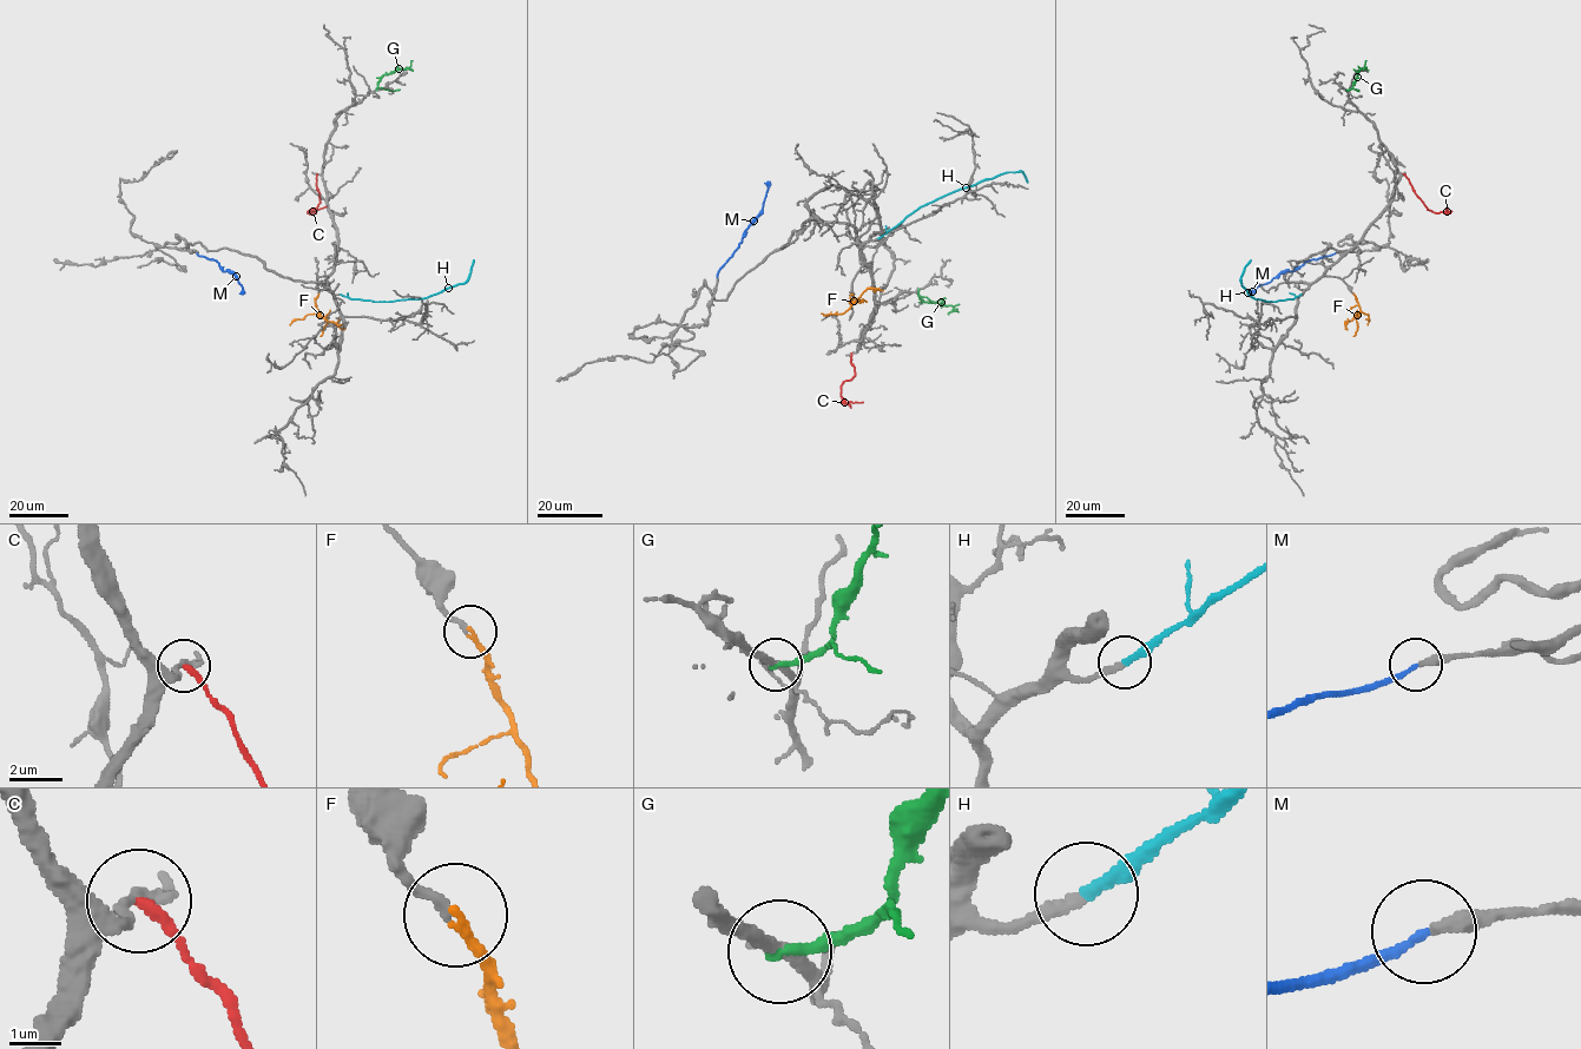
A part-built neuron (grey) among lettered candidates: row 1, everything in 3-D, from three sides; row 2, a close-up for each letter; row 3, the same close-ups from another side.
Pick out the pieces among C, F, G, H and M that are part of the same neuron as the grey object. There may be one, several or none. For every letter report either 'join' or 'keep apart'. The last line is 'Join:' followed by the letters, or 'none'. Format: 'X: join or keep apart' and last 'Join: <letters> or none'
C: keep apart
F: join
G: keep apart
H: join
M: join
Join: F, H, M

